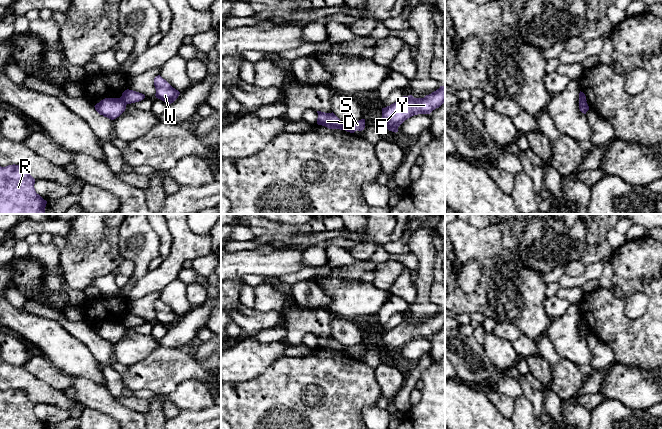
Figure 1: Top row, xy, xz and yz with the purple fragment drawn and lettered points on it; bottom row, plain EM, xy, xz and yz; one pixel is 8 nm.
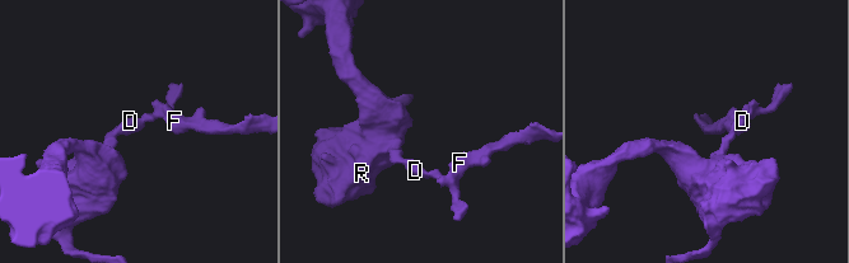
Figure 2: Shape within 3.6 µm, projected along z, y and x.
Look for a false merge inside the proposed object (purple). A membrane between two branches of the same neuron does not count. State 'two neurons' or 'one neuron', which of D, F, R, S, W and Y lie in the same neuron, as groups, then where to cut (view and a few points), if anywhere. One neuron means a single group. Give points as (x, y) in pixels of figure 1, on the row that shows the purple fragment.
two neurons | D R / F S W Y | xy (120, 97), (126, 104)

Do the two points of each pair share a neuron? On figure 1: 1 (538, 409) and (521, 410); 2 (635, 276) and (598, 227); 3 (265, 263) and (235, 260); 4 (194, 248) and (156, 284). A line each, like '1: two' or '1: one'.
1: two
2: two
3: one
4: one

